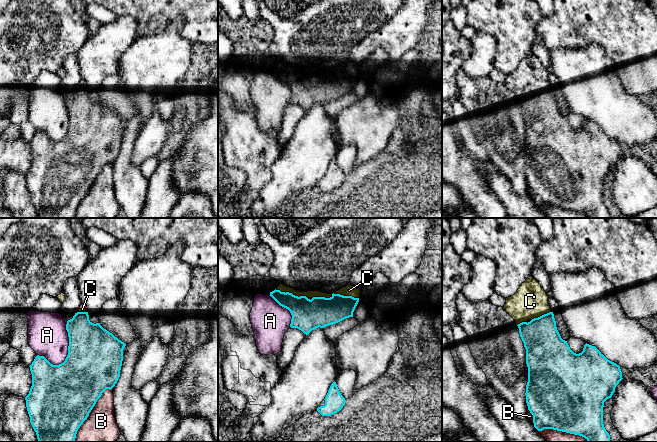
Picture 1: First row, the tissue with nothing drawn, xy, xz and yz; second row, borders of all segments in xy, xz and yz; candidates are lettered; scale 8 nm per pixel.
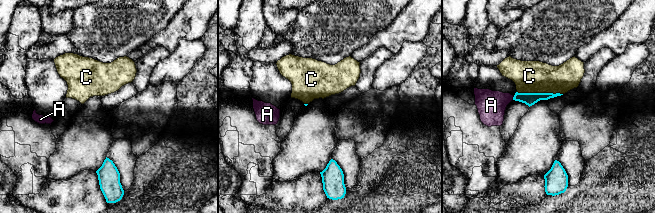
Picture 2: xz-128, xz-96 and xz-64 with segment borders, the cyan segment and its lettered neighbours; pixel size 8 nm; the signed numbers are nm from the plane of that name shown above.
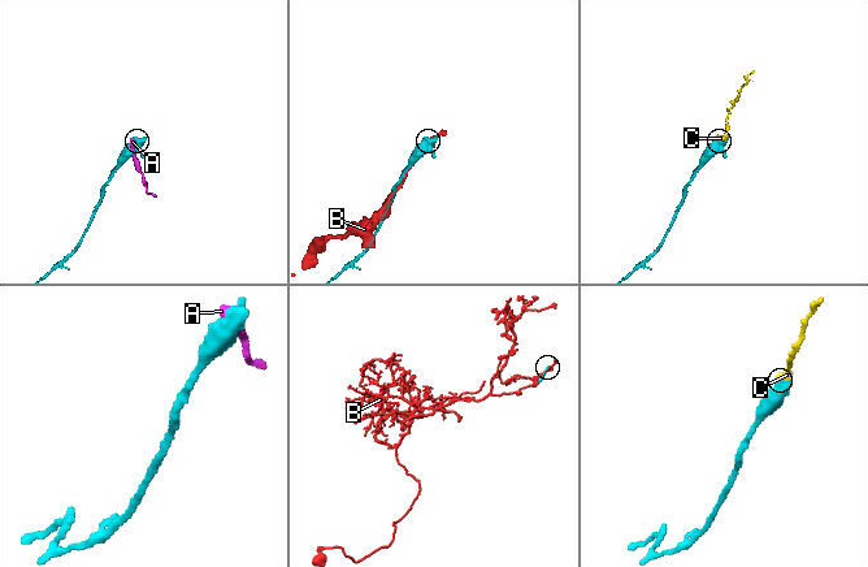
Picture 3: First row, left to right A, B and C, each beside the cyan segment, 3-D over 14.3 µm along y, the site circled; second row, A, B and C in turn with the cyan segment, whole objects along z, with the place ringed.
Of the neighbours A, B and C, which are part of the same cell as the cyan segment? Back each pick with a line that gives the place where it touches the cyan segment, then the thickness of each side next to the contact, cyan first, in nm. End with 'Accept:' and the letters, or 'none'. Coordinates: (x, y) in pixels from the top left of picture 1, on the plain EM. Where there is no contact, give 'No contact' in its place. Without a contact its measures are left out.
C: Touches cyan at xz (335, 70). Thickness 240 nm (cyan) against 90 nm
Accept: C

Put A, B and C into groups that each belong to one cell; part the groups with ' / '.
A / B / C

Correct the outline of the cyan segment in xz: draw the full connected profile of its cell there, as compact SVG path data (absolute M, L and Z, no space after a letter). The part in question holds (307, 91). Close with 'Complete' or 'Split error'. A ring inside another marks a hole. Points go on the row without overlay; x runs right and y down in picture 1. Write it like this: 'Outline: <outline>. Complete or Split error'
Outline: M280 61L270 72L292 91L291 104L308 111L312 106L336 100L353 93L359 78L360 65L347 61L333 70L320 67L300 68Z. Split error

